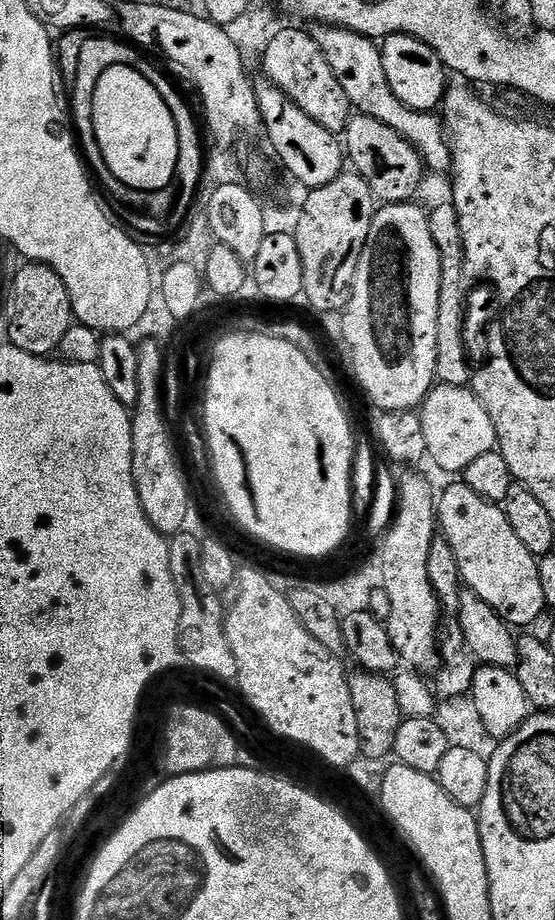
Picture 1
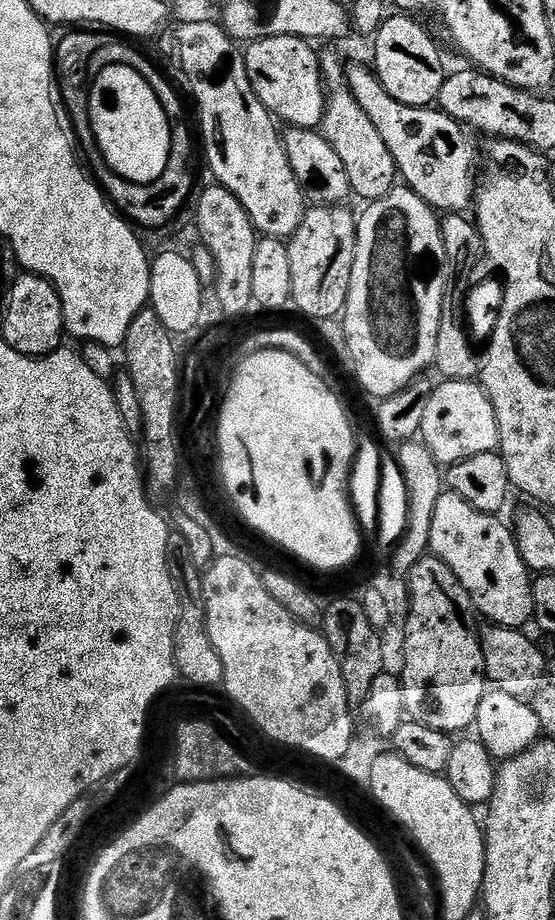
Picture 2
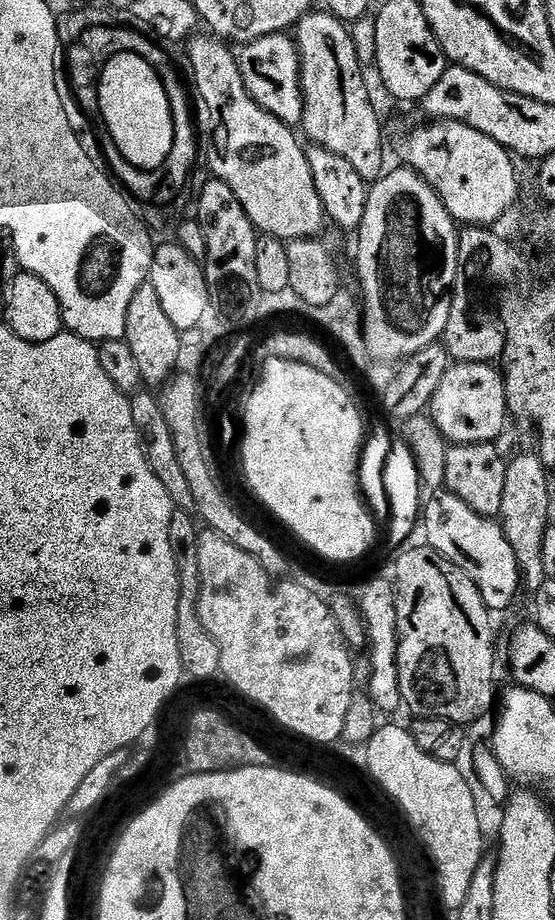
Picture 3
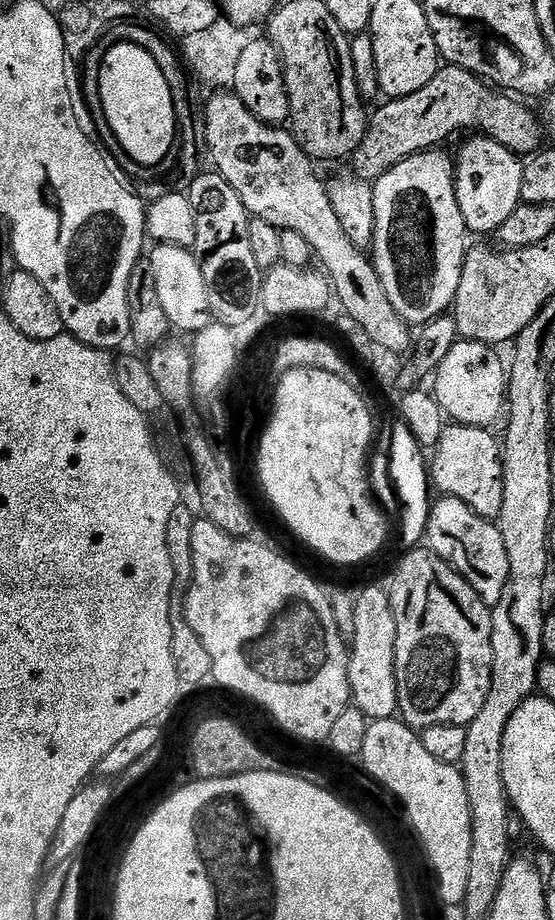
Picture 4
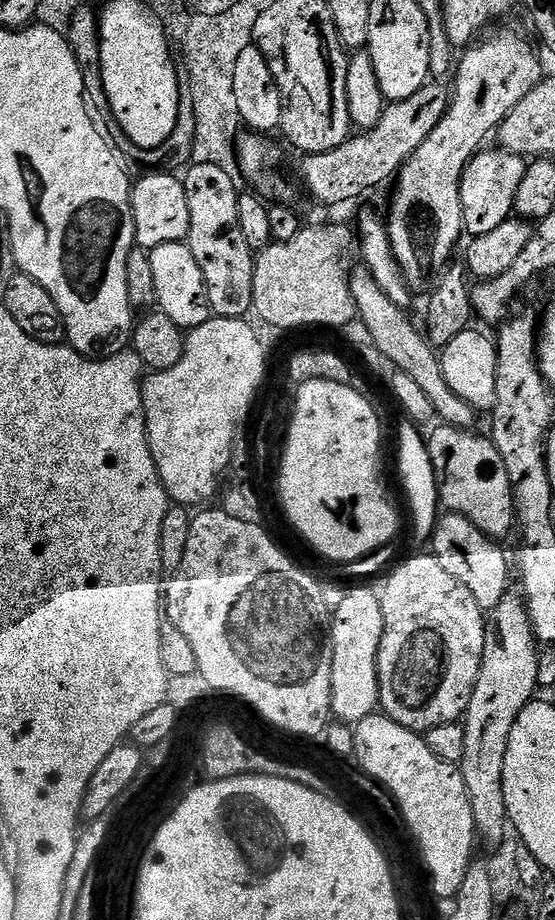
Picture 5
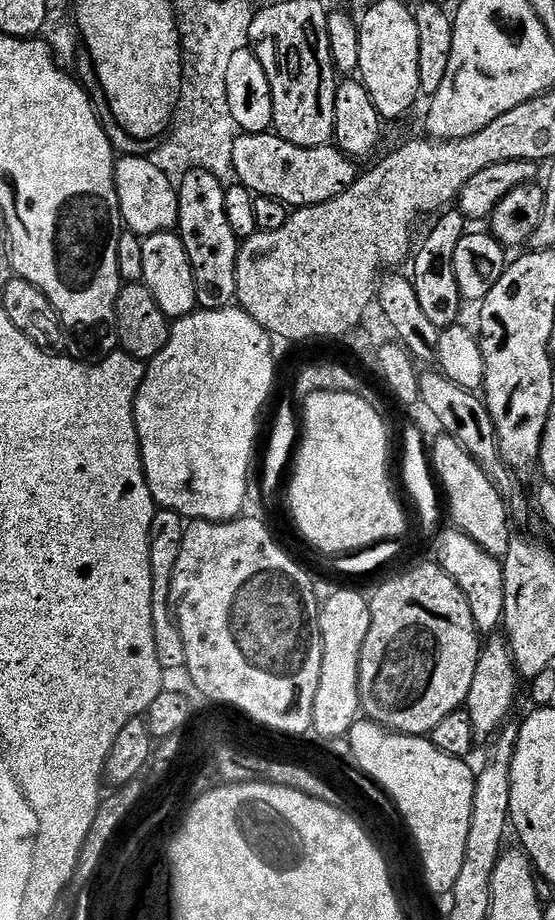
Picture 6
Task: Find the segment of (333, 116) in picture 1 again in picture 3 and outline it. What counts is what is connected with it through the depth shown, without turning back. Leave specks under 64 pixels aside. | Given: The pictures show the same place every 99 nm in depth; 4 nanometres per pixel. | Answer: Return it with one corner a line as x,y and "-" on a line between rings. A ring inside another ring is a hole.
275,32
243,45
238,59
242,82
250,98
254,98
260,108
274,114
274,118
283,124
299,125
304,119
304,92
300,88
300,49
296,47
295,39
283,32

